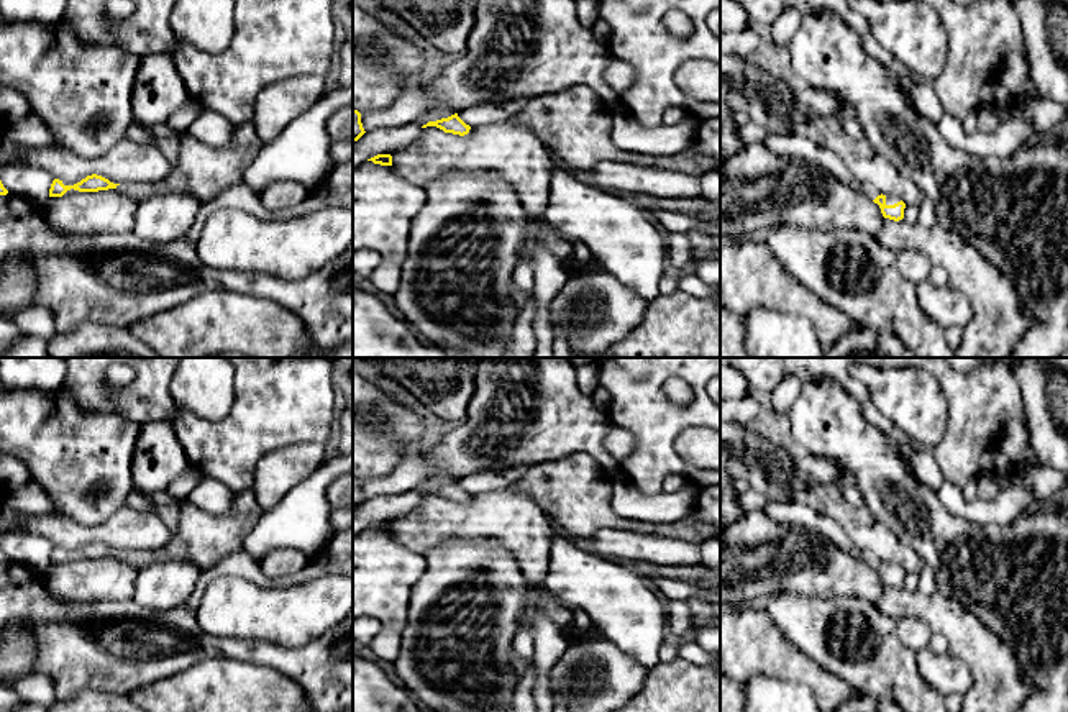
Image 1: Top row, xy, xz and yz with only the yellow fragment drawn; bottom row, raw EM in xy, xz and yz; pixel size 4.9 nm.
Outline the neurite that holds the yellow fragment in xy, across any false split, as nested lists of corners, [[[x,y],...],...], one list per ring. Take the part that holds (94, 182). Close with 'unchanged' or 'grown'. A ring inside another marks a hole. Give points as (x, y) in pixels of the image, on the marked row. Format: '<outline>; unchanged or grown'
[[[253,121],[236,125],[235,135],[226,146],[208,146],[189,133],[180,135],[179,162],[167,177],[153,184],[113,184],[92,174],[74,185],[64,185],[54,179],[49,197],[62,197],[67,190],[98,192],[116,189],[120,194],[143,202],[153,195],[187,194],[205,203],[226,189],[240,184],[264,143],[256,133]]]; grown

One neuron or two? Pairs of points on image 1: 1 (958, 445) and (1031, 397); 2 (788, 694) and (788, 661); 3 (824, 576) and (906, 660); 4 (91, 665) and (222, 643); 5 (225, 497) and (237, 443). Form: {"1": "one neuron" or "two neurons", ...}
{"1": "two neurons", "2": "two neurons", "3": "two neurons", "4": "one neuron", "5": "two neurons"}

